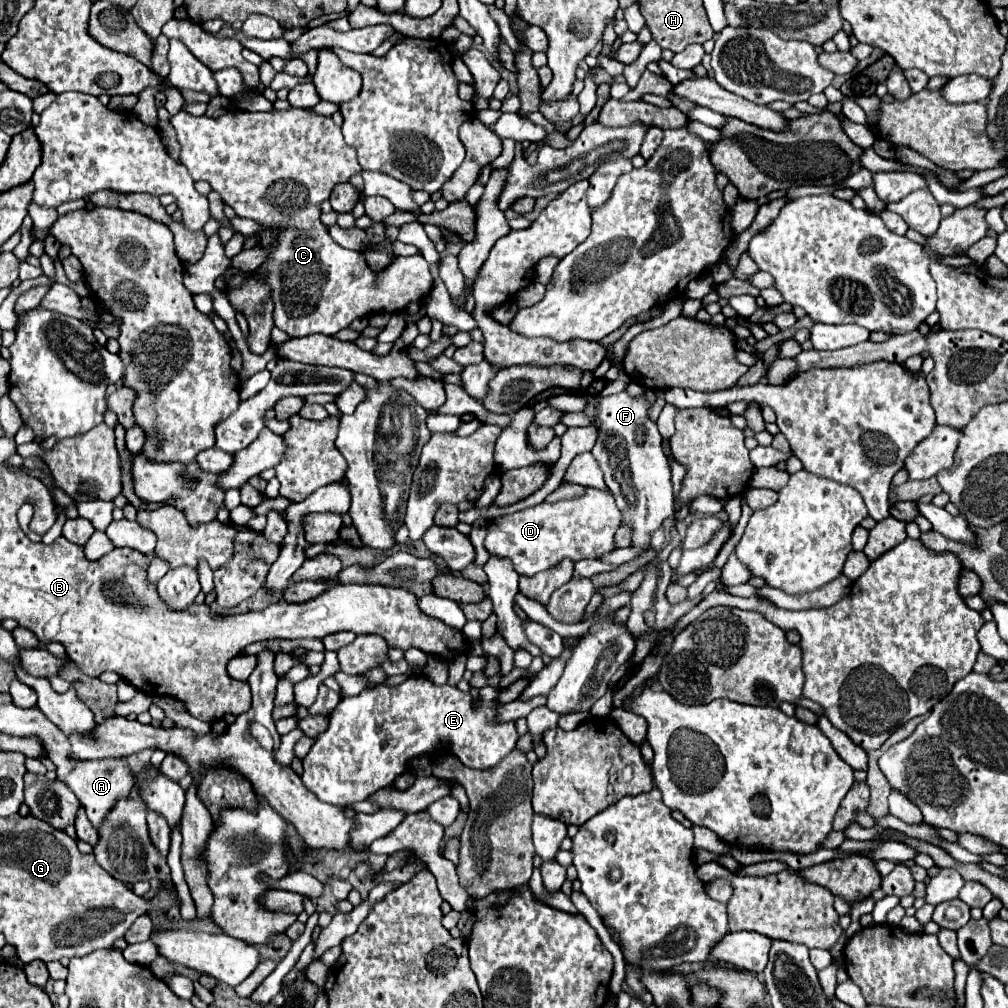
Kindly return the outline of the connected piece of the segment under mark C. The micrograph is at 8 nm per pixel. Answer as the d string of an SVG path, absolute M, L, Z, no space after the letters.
M182 108L178 114L170 116L170 124L174 126L182 148L180 162L188 168L190 176L194 180L206 180L212 190L222 196L224 204L234 208L236 216L250 218L264 226L264 230L256 232L258 246L272 246L272 252L268 252L266 260L252 272L252 276L270 288L274 324L286 334L294 338L310 334L334 336L342 328L348 328L356 318L364 318L380 310L386 314L404 314L410 302L420 302L430 296L434 276L422 254L394 256L384 270L374 272L362 250L342 248L332 240L328 226L322 224L320 204L328 200L332 188L362 172L356 160L356 150L344 142L340 126L336 126L332 118L318 116L312 110L292 108L284 112L228 110L228 114L214 120L208 116L192 116Z

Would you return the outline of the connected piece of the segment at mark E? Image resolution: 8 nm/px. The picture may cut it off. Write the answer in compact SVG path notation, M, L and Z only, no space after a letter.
M422 674L410 676L400 686L376 686L372 690L362 690L358 696L346 696L340 700L340 704L330 712L328 720L330 726L326 732L316 736L314 746L306 754L304 762L304 774L302 782L308 790L312 790L322 802L334 804L334 806L348 806L352 802L366 800L368 794L392 786L394 778L408 770L410 760L416 756L432 756L438 746L448 746L454 756L460 758L460 762L468 768L486 770L504 756L508 756L516 746L516 728L514 724L496 724L492 720L492 712L496 712L498 704L494 704L498 690L496 688L482 688L480 690L480 704L472 708L472 696L450 686L436 686L432 680L428 680Z

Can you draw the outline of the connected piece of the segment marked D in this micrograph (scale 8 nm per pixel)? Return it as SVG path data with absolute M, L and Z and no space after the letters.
M588 488L588 492L578 500L564 500L554 504L542 502L534 508L490 520L484 546L490 554L510 558L518 574L534 576L560 562L562 558L578 562L582 558L598 558L604 552L614 550L614 534L620 522L622 516L616 508L614 496Z

